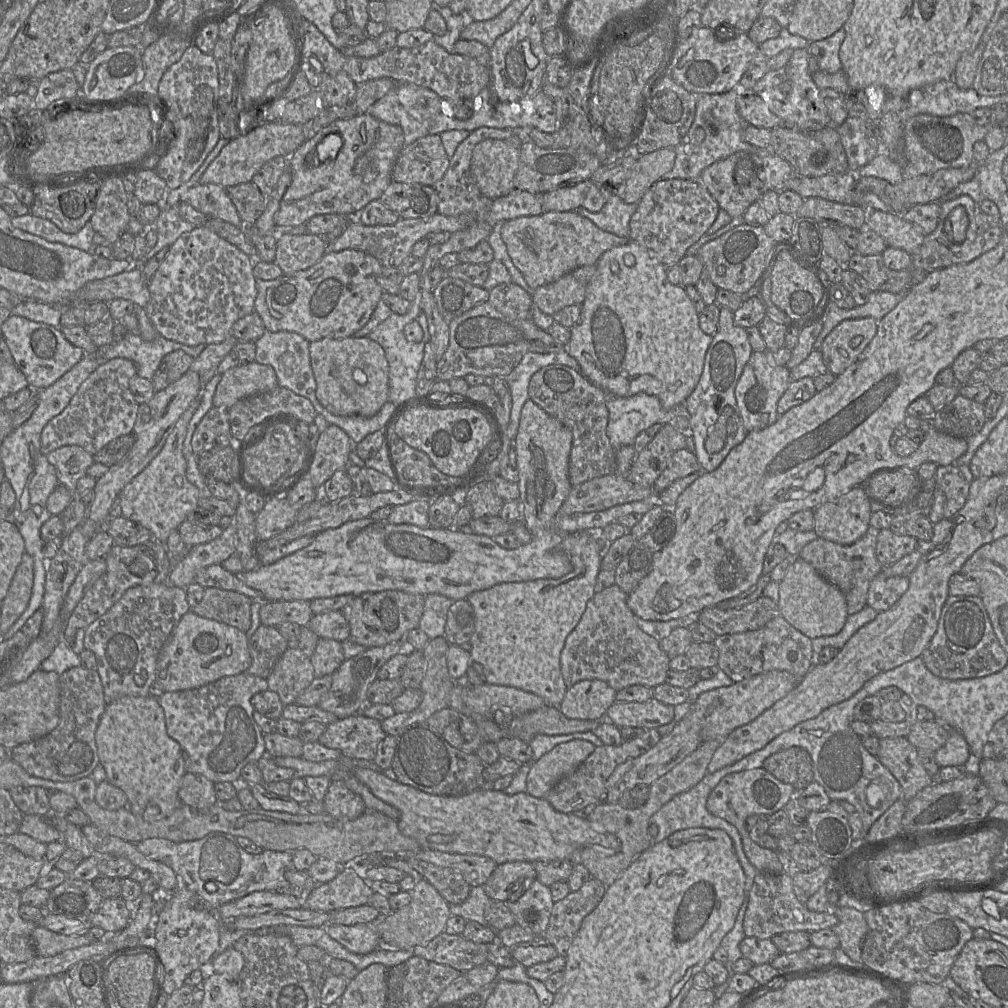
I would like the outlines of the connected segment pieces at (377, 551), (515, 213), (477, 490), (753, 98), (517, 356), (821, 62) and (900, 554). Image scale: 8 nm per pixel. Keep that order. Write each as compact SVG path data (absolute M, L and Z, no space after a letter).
M530 398L525 402L519 428L513 443L519 472L519 500L523 504L523 522L531 534L531 541L516 549L505 549L493 538L455 528L421 528L411 524L390 524L371 517L349 521L337 528L315 535L307 547L296 551L273 564L250 571L240 571L236 577L261 592L267 601L306 600L334 597L343 594L361 595L366 592L399 590L412 594L441 594L452 600L466 599L471 593L497 584L524 582L545 578L560 578L571 572L573 566L568 554L561 549L564 534L556 528L559 510L573 485L569 479L572 432L546 413Z
M513 189L507 195L492 200L486 222L493 227L499 221L540 215L543 213L542 196Z
M481 480L466 490L465 504L472 509L472 518L499 516L505 501L493 488L491 480Z
M741 89L738 95L738 112L747 125L753 125L770 130L785 126L785 122L775 115L768 107L759 92L751 89Z
M491 303L477 304L448 323L449 345L437 361L438 380L449 381L464 378L469 374L483 377L506 377L528 352L554 353L566 346L551 337L547 331L537 327L531 318L512 319L500 313Z
M842 27L825 39L810 42L807 51L816 58L821 71L834 74L842 70L839 50L845 35Z
M881 529L877 537L875 555L881 565L885 567L896 563L918 546L918 540L911 535L898 535L890 529Z

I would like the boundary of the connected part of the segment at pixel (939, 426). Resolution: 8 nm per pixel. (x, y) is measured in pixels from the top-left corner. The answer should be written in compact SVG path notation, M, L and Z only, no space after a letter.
M957 395L934 414L935 429L958 438L968 438L981 431L987 421L984 404Z

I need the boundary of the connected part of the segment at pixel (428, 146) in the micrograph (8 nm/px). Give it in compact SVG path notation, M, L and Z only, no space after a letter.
M440 135L418 138L404 146L392 170L392 181L434 186L450 163Z

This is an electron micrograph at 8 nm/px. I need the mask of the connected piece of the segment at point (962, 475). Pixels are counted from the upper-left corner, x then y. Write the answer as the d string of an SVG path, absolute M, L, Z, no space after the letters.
M969 465L937 467L936 486L945 495L944 518L951 519L964 506L973 479Z

